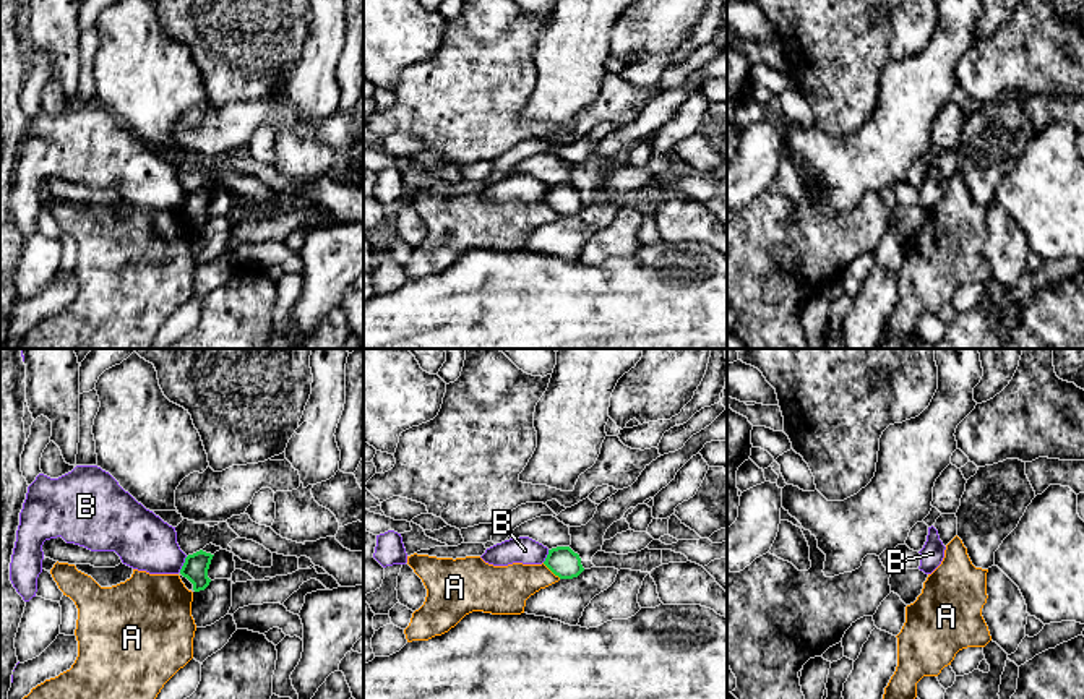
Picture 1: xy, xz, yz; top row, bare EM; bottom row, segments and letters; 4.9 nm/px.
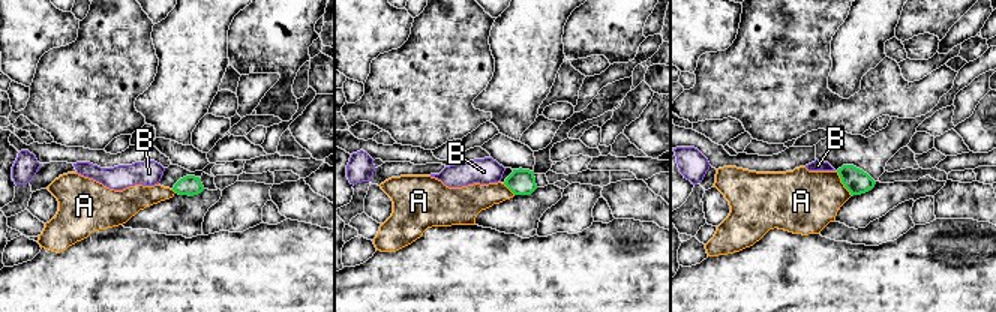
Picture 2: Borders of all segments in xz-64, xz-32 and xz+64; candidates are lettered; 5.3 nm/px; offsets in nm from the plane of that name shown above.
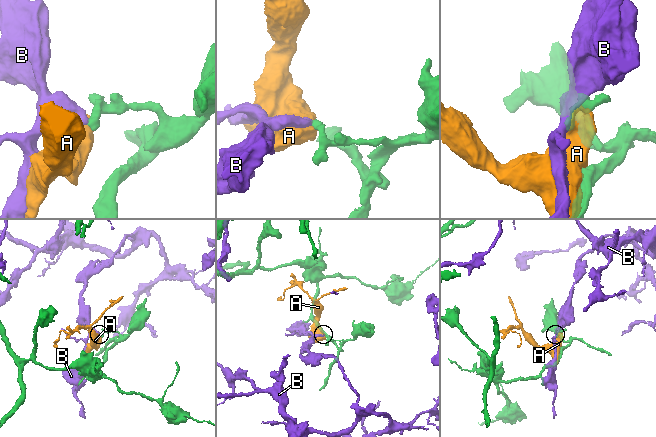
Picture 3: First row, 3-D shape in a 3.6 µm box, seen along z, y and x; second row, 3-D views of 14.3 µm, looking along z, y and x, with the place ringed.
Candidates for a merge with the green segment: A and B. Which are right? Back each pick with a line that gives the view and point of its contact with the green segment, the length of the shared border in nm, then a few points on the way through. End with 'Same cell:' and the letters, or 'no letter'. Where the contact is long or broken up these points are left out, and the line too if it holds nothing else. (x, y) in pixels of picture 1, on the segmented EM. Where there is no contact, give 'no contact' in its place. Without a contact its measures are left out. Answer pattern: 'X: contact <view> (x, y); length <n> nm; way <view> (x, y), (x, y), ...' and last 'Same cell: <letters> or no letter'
Same cell: no letter

